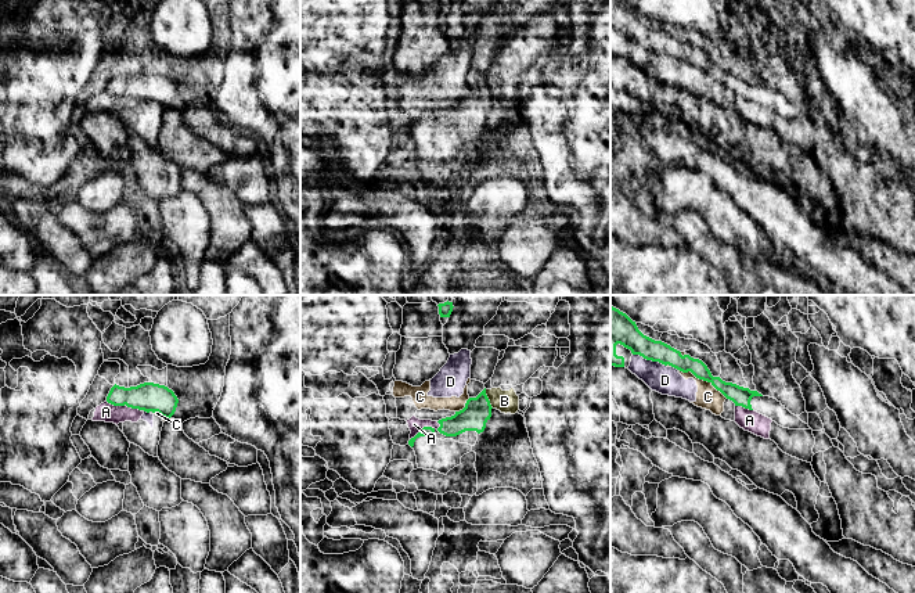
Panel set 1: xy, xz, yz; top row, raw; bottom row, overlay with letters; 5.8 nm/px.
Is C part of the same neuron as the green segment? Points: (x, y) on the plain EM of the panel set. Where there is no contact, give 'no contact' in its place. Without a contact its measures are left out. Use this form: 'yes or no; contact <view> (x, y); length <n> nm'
no; contact yz (703, 69); length 340 nm

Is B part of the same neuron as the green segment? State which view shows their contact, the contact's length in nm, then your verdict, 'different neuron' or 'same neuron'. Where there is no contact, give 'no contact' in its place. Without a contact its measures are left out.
xz | 120 nm | different neuron

